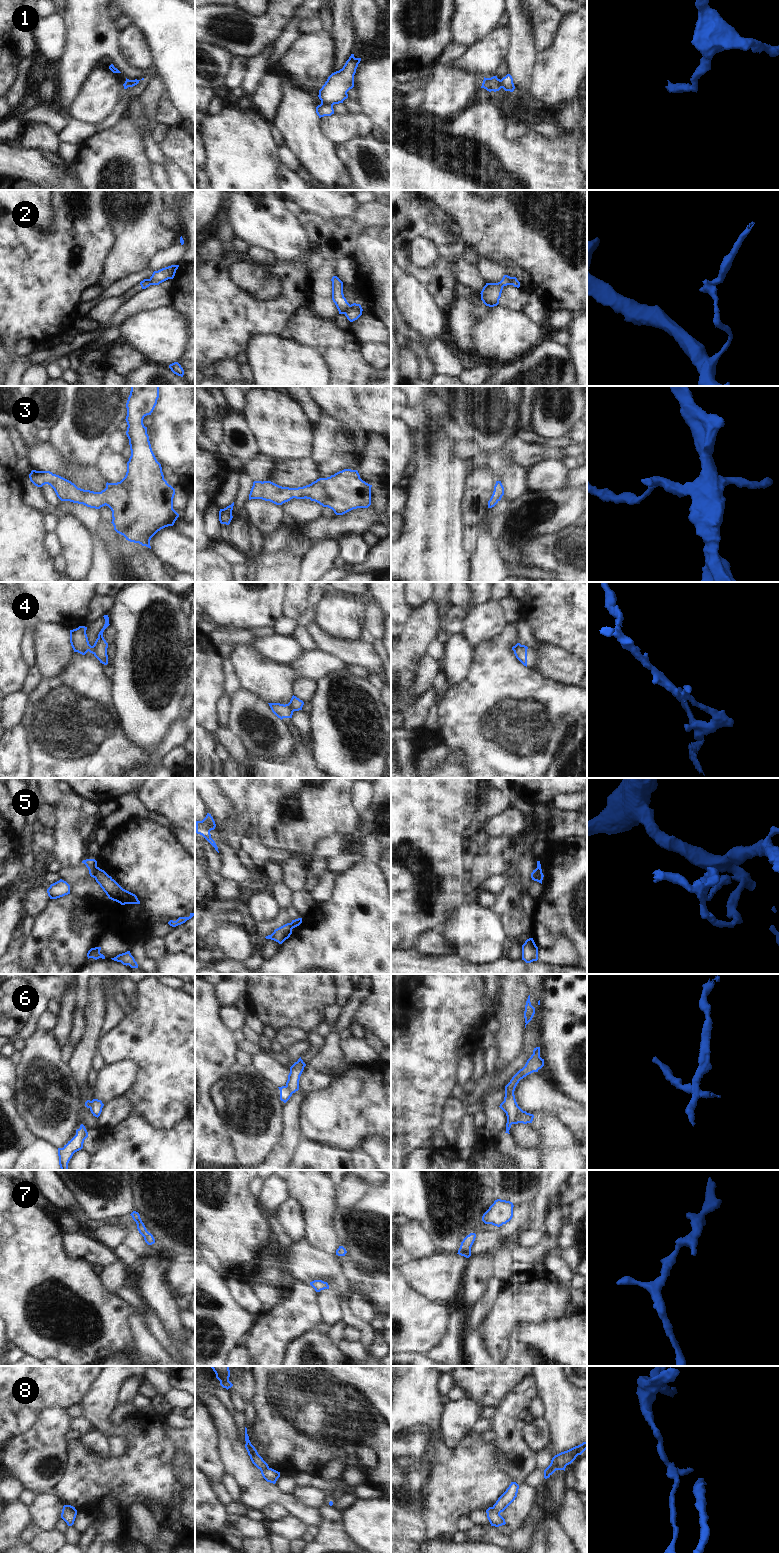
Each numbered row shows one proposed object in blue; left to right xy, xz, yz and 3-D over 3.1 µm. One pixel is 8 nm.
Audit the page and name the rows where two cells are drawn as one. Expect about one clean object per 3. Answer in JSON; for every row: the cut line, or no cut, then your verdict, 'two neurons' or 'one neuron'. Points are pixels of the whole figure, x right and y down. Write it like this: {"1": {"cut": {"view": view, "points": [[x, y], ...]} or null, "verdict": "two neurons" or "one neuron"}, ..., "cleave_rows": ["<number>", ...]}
{"1": {"cut": {"view": "xz", "points": [[321, 103], [332, 106]]}, "verdict": "two neurons"}, "2": {"cut": {"view": "xz", "points": [[350, 305], [343, 313]]}, "verdict": "two neurons"}, "3": {"cut": null, "verdict": "one neuron"}, "4": {"cut": {"view": "xy", "points": [[92, 646], [93, 653]]}, "verdict": "two neurons"}, "5": {"cut": {"view": "xy", "points": [[97, 867], [93, 877]]}, "verdict": "two neurons"}, "6": {"cut": {"view": "yz", "points": [[522, 1111], [519, 1116], [528, 1122]]}, "verdict": "two neurons"}, "7": {"cut": null, "verdict": "one neuron"}, "8": {"cut": {"view": "yz", "points": [[492, 1507], [499, 1513]]}, "verdict": "two neurons"}, "cleave_rows": ["1", "2", "4", "5", "6", "8"]}

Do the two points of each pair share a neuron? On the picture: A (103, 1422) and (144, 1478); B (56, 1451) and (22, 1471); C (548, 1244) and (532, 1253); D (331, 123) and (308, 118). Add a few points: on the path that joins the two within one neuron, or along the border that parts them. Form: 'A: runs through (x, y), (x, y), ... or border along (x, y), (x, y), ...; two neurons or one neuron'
A: border along (116, 1426), (116, 1430), (112, 1434); two neurons
B: runs through (48, 1451), (43, 1451), (30, 1463); one neuron
C: runs through (544, 1247), (536, 1253); one neuron
D: border along (318, 118), (320, 130), (332, 141); two neurons

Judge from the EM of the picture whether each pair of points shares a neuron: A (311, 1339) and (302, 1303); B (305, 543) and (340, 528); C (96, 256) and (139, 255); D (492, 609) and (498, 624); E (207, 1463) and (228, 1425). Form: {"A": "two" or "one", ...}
{"A": "two", "B": "one", "C": "two", "D": "one", "E": "two"}

